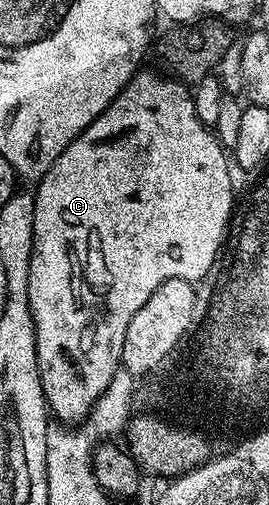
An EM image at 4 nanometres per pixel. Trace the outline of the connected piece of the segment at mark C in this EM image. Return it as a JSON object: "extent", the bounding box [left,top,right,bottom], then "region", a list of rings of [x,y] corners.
{"extent":[29,71,235,423],"region":[[[139,71],[125,84],[121,94],[65,148],[63,155],[55,159],[55,163],[35,185],[37,198],[31,206],[33,254],[29,268],[29,302],[31,315],[35,319],[35,335],[37,336],[35,347],[45,404],[48,412],[56,420],[58,417],[61,420],[58,422],[61,423],[84,422],[92,406],[107,390],[117,369],[122,368],[121,352],[123,339],[127,339],[127,327],[131,327],[131,319],[135,319],[135,311],[139,311],[139,307],[143,307],[143,303],[151,299],[151,291],[167,283],[167,279],[200,282],[200,277],[205,277],[212,271],[213,264],[217,261],[217,252],[221,253],[226,244],[226,230],[229,227],[235,202],[233,177],[229,174],[230,162],[227,160],[226,150],[217,138],[216,132],[199,119],[190,90],[182,82],[172,75],[160,77],[157,73],[145,72]]]}

